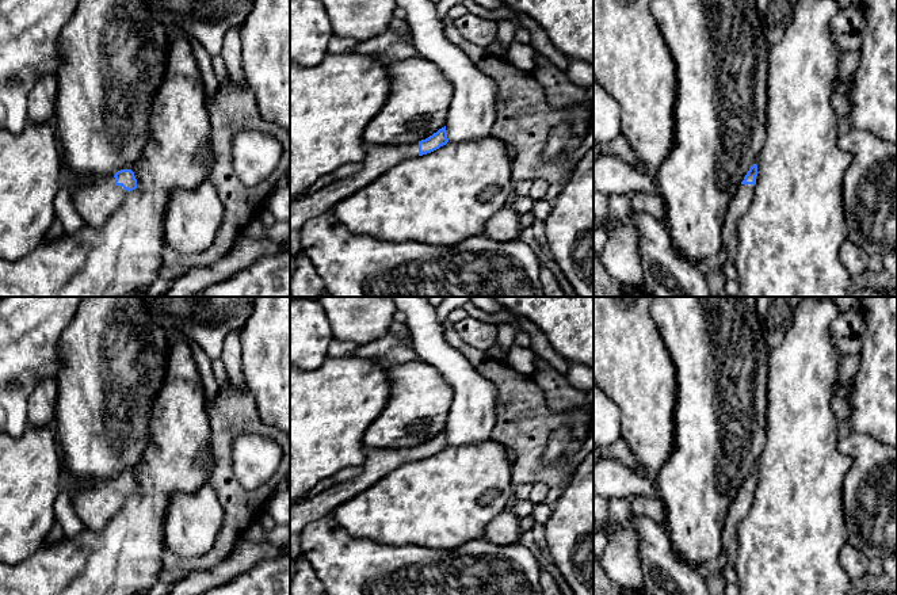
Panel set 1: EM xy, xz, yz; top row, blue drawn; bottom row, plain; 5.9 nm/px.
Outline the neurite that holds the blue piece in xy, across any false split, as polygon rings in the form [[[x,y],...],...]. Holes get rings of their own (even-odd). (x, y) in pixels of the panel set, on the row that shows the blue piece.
[[[56,133],[56,145],[62,165],[64,186],[69,190],[73,206],[92,228],[100,229],[122,206],[125,197],[137,188],[131,169],[121,169],[115,175],[92,178],[76,175],[64,167],[65,150]]]

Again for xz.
[[[446,126],[425,140],[409,145],[370,145],[359,172],[333,180],[312,195],[290,203],[290,255],[301,252],[301,229],[312,218],[331,211],[340,201],[369,186],[406,159],[431,153],[448,142]]]

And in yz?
[[[753,164],[745,175],[741,186],[729,202],[728,213],[722,228],[722,249],[726,252],[726,262],[718,270],[705,271],[711,297],[724,291],[728,281],[725,267],[734,263],[737,253],[737,225],[740,218],[749,210],[757,176],[757,165]]]

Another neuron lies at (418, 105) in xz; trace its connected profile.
[[[416,56],[389,62],[388,70],[390,92],[383,107],[364,130],[363,141],[366,146],[415,144],[446,126],[454,88],[435,64]]]

